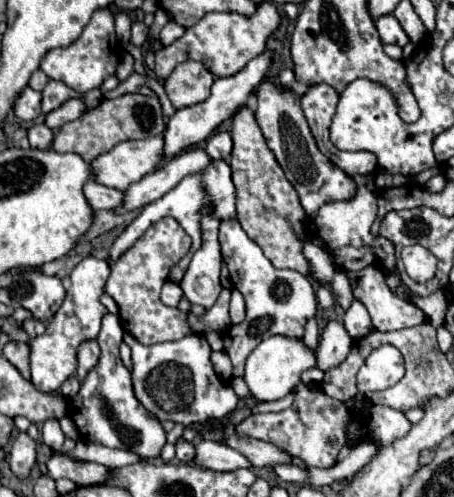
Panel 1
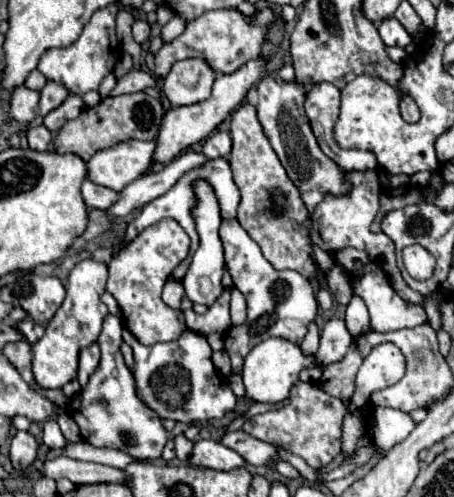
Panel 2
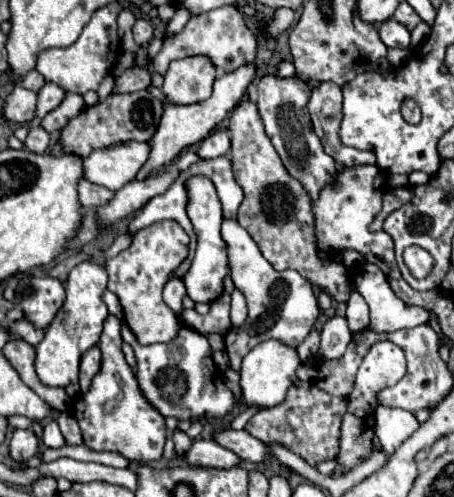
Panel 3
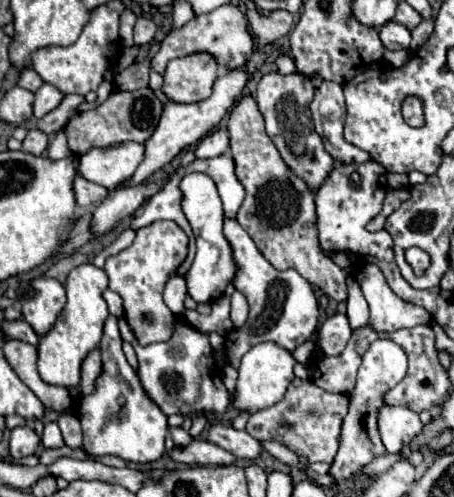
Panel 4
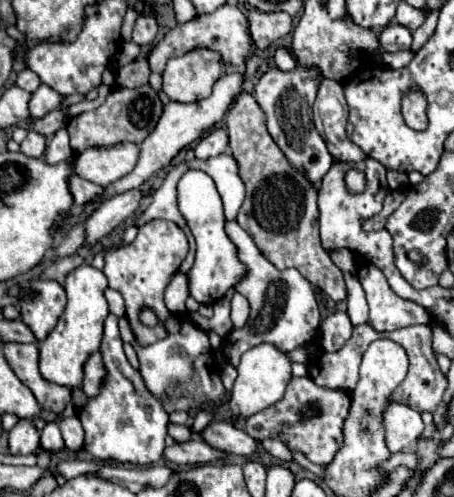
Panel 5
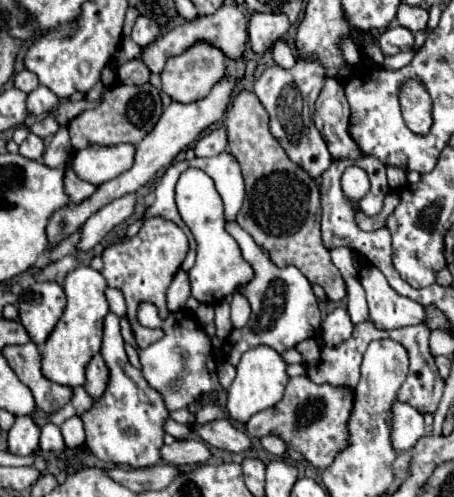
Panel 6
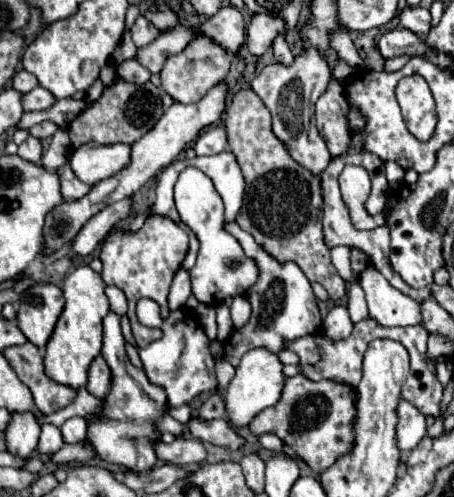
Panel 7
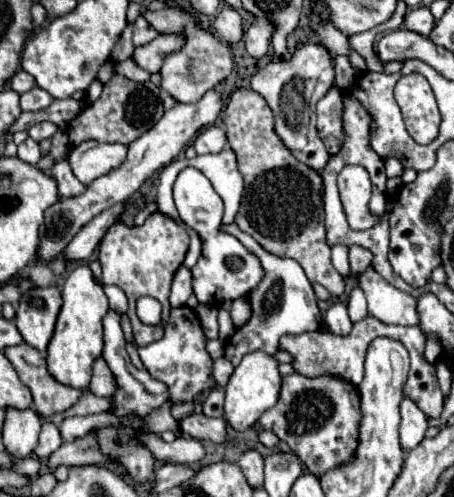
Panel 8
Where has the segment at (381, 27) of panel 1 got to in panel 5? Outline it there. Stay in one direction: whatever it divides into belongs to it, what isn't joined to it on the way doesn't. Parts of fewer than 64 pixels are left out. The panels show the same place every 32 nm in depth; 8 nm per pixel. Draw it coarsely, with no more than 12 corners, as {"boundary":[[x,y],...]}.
{"boundary":[[400,24],[380,32],[382,52],[409,50],[412,32]]}

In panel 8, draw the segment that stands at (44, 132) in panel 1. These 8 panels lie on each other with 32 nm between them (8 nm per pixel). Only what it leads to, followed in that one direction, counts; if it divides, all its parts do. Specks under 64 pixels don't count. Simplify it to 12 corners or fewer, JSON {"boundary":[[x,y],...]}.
{"boundary":[[26,138],[18,146],[18,158],[36,164],[42,152],[38,142]]}

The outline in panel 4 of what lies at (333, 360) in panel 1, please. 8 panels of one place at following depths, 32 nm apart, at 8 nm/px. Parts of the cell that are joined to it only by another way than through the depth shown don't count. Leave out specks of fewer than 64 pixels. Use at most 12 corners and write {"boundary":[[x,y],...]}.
{"boundary":[[346,314],[330,316],[318,330],[320,352],[340,354],[350,340]]}

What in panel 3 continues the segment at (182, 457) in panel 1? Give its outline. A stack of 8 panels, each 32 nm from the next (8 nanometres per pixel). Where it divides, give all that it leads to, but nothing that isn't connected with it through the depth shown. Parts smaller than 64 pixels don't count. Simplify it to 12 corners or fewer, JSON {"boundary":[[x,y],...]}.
{"boundary":[[174,430],[172,438],[178,454],[184,454],[192,438],[182,430]]}

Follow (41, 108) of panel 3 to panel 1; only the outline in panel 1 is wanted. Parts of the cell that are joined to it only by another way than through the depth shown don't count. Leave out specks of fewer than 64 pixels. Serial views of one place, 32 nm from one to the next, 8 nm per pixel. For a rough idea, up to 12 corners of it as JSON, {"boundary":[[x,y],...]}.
{"boundary":[[50,80],[42,90],[42,114],[56,110],[72,96],[66,84]]}

